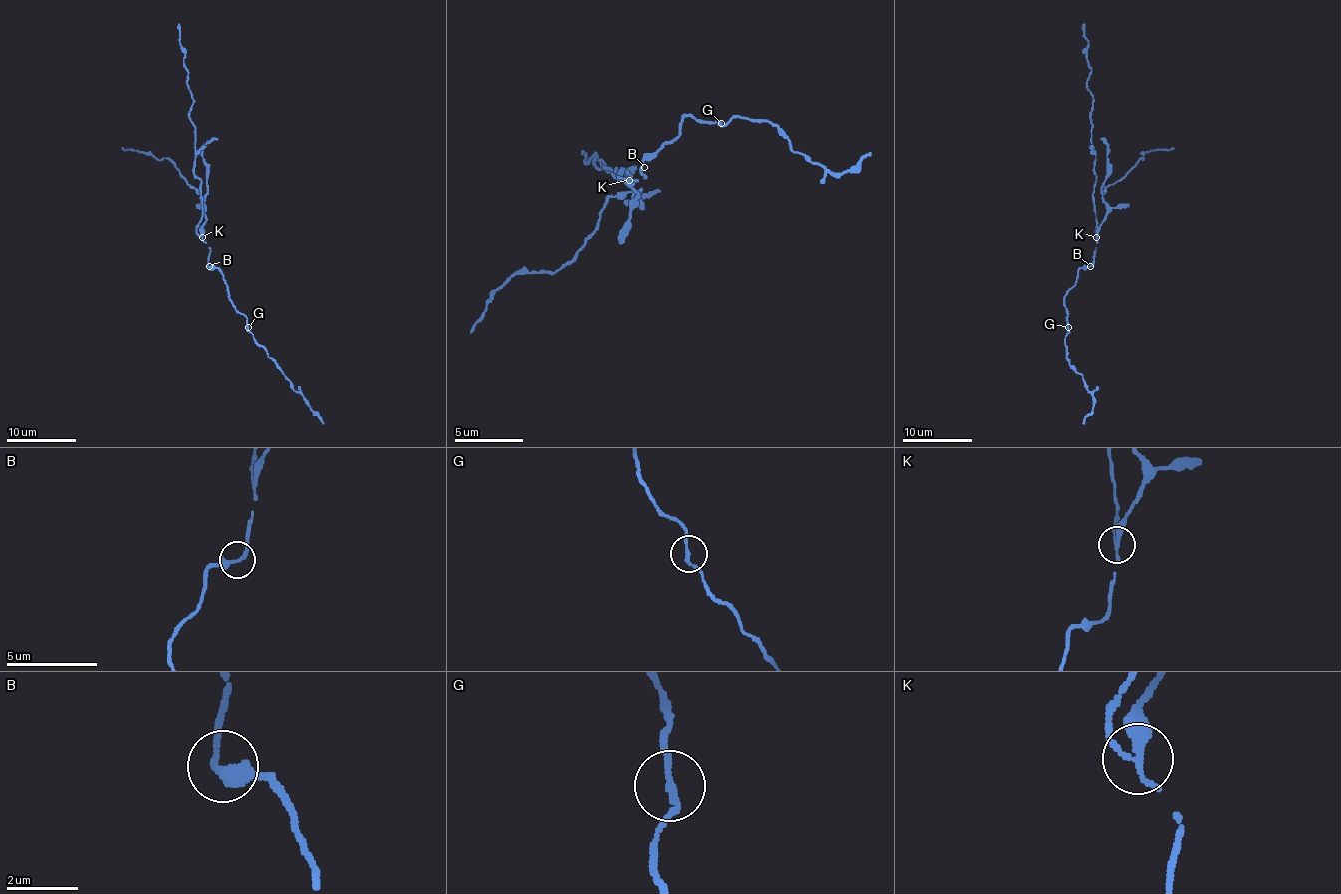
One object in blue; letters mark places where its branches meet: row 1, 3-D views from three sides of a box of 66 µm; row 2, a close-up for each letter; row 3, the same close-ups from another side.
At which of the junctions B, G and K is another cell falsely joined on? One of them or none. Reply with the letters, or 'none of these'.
K

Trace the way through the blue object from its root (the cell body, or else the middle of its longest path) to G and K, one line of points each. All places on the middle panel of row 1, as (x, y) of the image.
G: (644, 177), (640, 174), (644, 163), (678, 136), (678, 125), (685, 115), (702, 122), (720, 122)
K: (644, 177), (630, 180)

